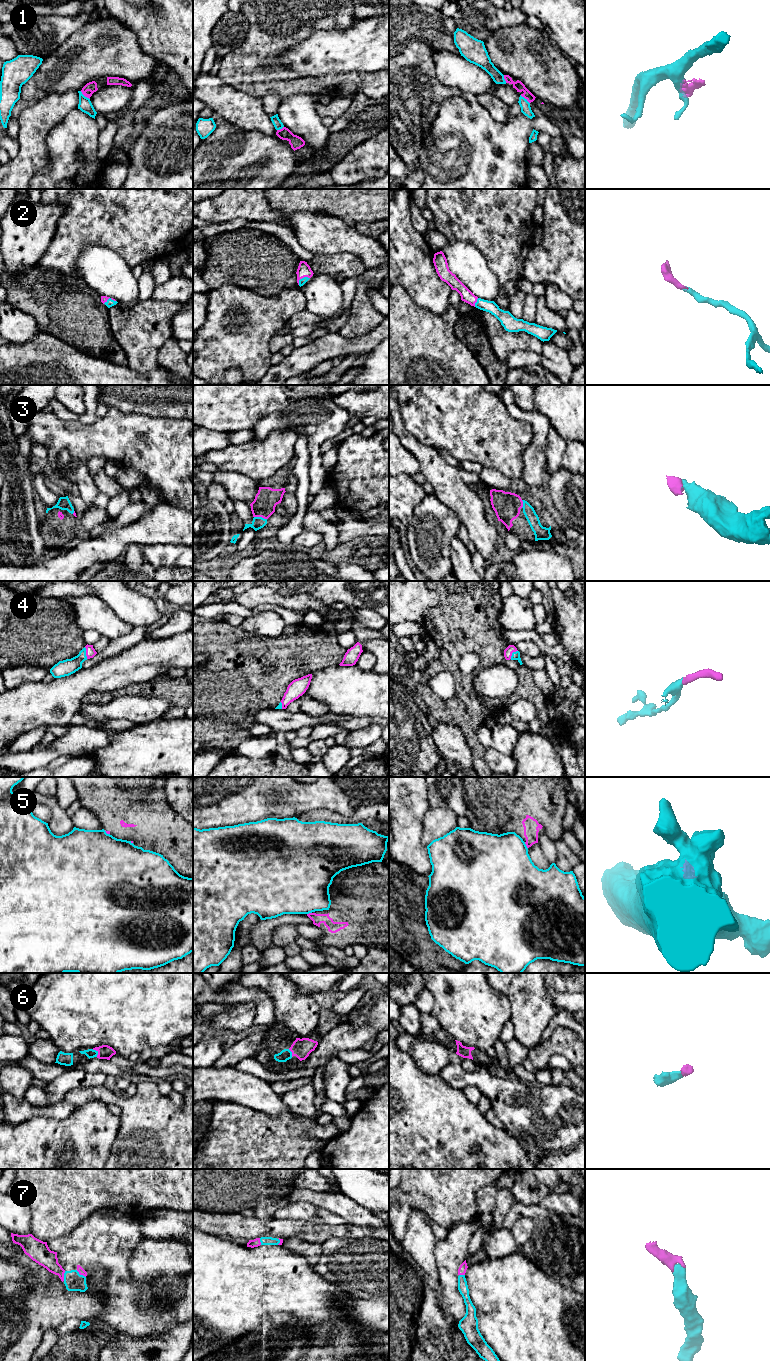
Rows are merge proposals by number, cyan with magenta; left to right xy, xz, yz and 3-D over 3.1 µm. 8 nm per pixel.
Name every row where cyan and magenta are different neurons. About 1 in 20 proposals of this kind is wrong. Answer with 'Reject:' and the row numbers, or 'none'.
Reject: 1, 5

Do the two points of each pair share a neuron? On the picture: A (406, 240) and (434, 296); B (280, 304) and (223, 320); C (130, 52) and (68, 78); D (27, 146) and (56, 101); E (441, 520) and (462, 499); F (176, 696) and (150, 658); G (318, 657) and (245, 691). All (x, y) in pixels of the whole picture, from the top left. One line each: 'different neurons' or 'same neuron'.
A: same neuron
B: same neuron
C: same neuron
D: same neuron
E: different neurons
F: different neurons
G: same neuron

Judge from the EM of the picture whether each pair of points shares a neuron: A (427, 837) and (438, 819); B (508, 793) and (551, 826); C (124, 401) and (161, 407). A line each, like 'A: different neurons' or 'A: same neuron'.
A: same neuron
B: same neuron
C: same neuron

